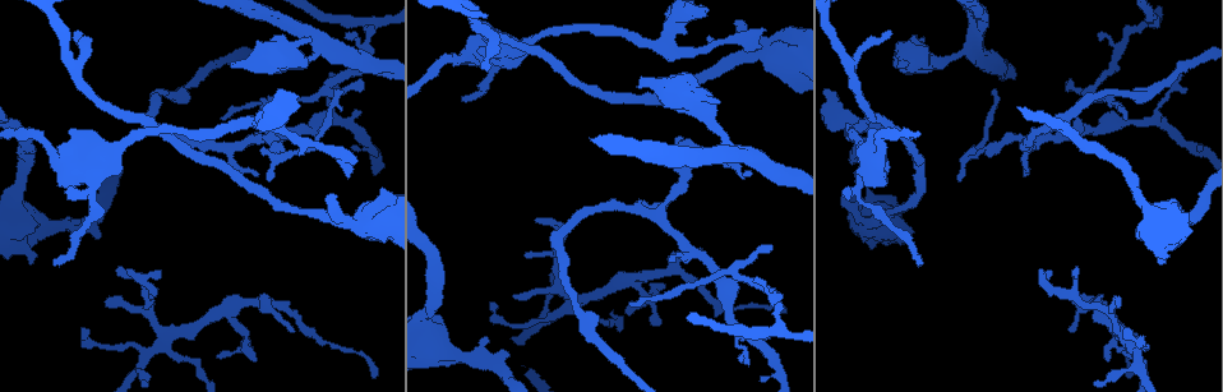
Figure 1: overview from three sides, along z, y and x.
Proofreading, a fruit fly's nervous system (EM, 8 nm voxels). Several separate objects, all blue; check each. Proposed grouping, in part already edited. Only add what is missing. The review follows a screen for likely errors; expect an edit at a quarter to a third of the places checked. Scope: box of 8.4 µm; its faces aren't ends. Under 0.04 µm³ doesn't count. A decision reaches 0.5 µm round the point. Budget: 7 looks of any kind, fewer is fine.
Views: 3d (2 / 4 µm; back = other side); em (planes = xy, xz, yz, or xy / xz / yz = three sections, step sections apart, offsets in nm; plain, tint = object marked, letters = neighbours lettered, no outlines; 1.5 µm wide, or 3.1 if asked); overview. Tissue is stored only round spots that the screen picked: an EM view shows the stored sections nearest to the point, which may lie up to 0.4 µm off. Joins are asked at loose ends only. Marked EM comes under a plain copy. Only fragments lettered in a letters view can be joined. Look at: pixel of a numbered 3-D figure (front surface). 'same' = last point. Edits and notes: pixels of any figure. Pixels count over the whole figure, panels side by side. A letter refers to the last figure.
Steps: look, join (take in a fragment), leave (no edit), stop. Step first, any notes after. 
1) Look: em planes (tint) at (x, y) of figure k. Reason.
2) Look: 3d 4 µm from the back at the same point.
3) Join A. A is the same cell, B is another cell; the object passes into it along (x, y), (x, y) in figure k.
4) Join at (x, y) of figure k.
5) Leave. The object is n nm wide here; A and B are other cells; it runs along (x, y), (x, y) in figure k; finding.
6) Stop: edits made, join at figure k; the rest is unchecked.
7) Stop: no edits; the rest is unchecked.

Look: em xy step 4 (tint) at (348, 35) of figure 1. Branch stops here.

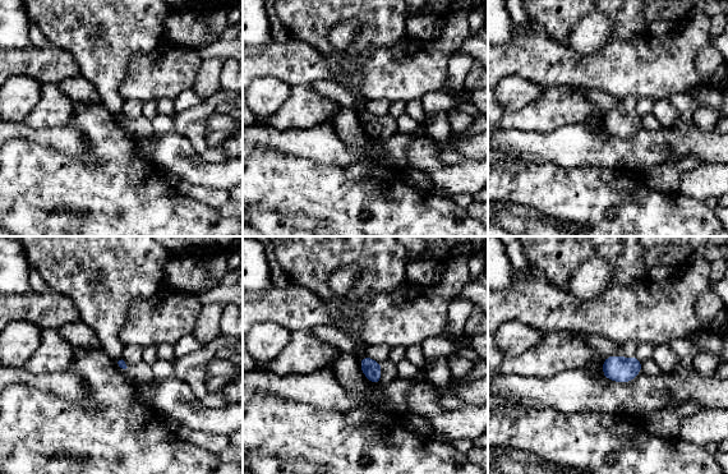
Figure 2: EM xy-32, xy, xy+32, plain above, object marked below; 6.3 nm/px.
Look: em planes (letters) at the same point.

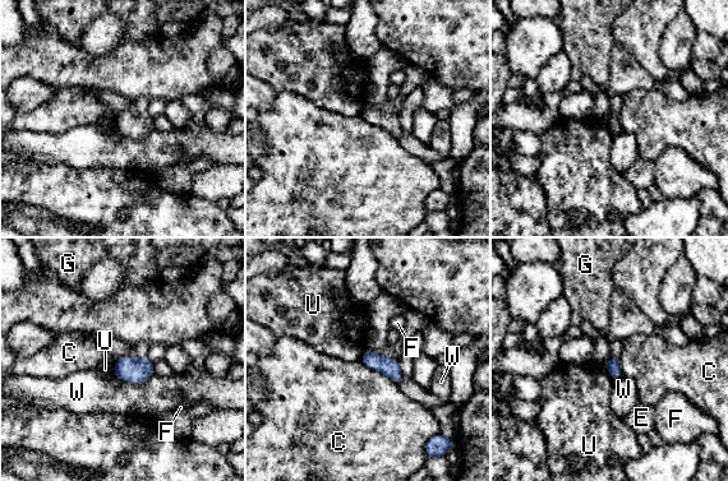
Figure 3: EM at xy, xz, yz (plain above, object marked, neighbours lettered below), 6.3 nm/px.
Leave. C, E, F, G, U and W are other cells; a border runs along (359, 361), (382, 371), (396, 385) in figure 3; no lettered fragment goes on from it.

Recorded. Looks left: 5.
Look: em xz step 4 (letters) at (462, 97) of figure 1. Thin end.

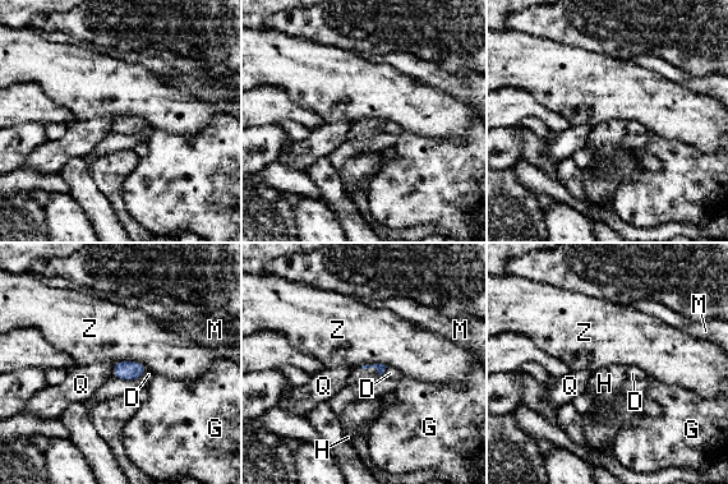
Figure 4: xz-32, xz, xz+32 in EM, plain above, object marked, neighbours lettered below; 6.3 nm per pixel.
Look: em planes (letters) at the same point. Another direction.

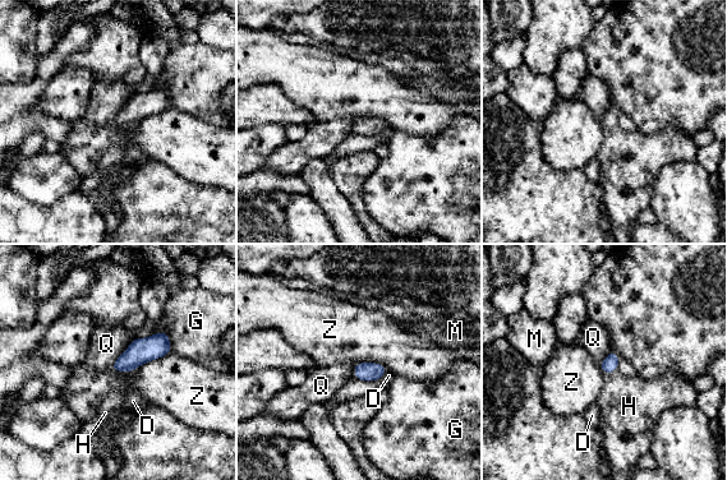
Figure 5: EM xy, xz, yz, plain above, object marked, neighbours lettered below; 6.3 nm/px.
Join H. The longest contact is with Z, 400 nm; H is the same cell, D, G, M, Q and Z are other cells; the object passes into it along (610, 364), (611, 372), (629, 406) in figure 5; it goes on there.

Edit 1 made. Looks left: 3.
Look: overview. See it whole again.

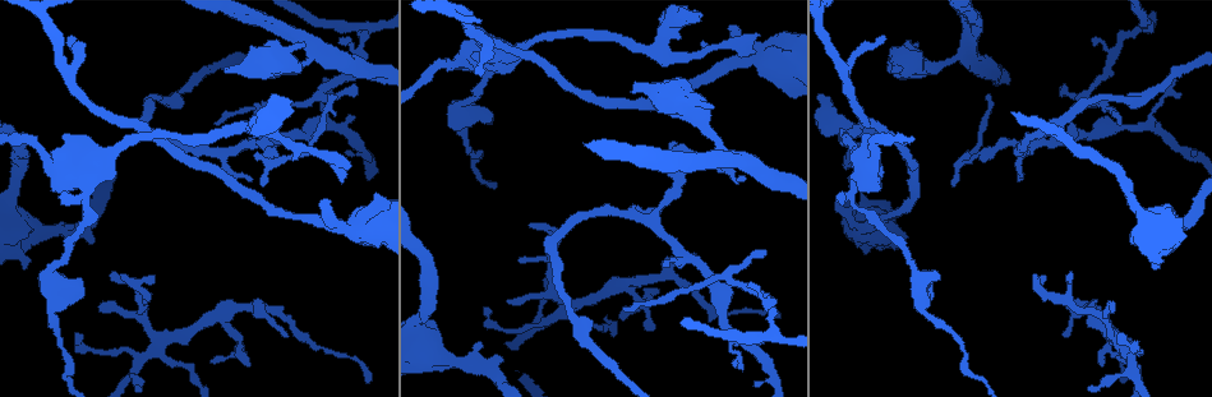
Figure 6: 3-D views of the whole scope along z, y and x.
Look: 3d 2 µm from the back at (882, 38) of figure 6. Free end.

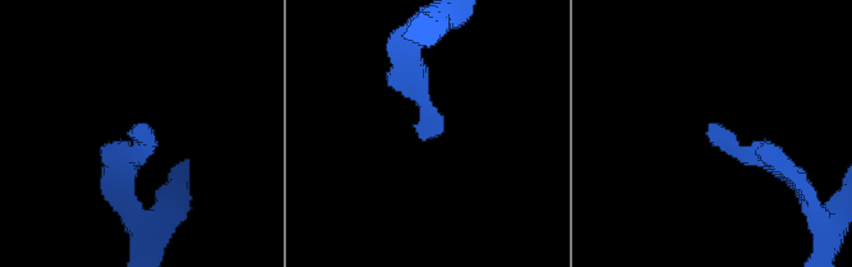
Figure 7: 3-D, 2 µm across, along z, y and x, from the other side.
Look: em planes (letters) at (419, 137) of figure 7.

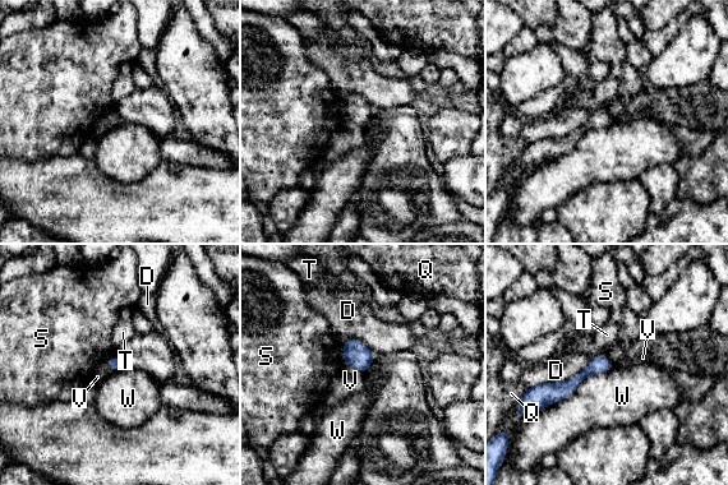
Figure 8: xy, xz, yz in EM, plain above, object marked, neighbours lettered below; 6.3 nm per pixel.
Join V. The longest contact is with W, 480 nm; V is the same cell, D, Q, S, T and W are other cells; the object passes into it along (355, 354), (355, 368), (350, 380) in figure 8; it goes on there.

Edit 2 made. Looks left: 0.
Stop: edits made, join at figure 5, join at figure 8; the rest is unchecked.

